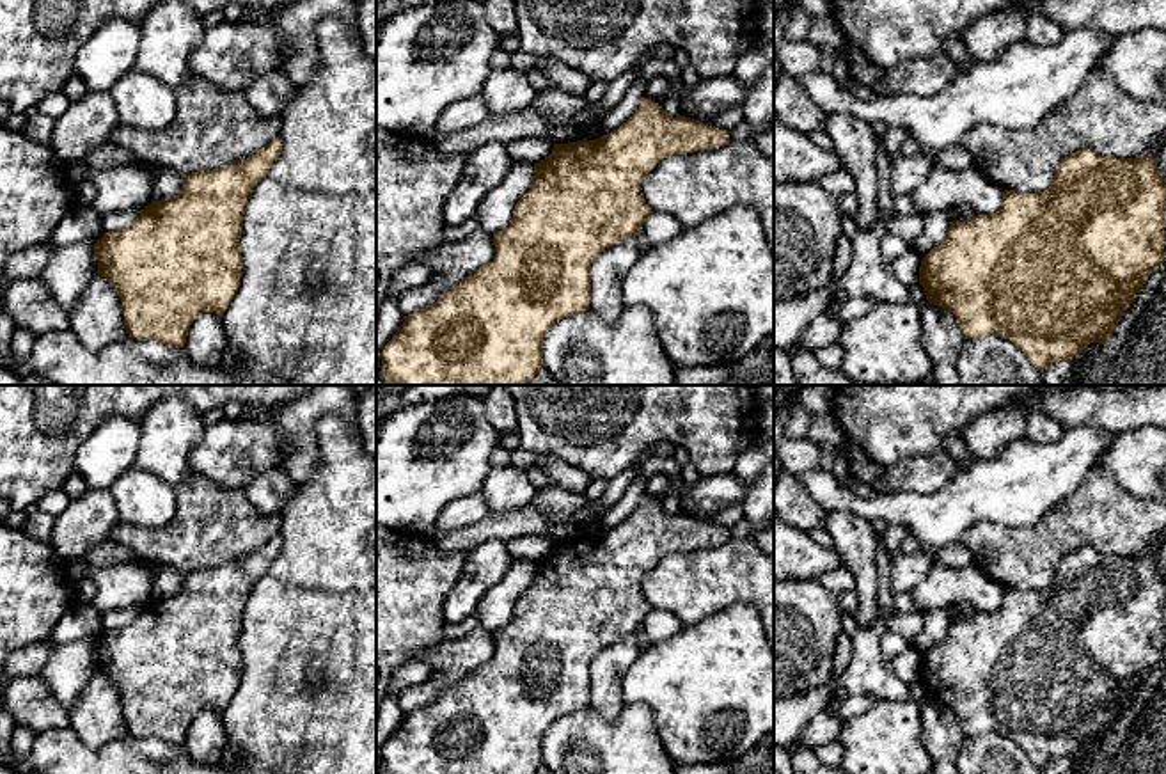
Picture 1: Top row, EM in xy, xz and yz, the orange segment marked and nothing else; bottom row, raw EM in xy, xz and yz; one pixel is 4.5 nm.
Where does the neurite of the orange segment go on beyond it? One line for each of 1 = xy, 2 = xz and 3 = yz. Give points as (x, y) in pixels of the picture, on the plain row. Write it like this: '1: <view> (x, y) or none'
1: none
2: none
3: none

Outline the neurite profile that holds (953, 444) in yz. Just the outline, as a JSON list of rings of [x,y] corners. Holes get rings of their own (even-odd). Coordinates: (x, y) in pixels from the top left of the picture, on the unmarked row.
[[[964,428],[949,431],[941,442],[941,449],[955,462],[958,472],[969,469],[974,463],[962,430]]]

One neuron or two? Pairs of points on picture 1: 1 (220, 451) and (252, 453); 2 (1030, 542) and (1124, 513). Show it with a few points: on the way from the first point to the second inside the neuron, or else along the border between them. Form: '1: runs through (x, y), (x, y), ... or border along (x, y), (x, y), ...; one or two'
1: runs through (228, 451), (245, 451); one
2: runs through (1053, 537), (1074, 521), (1101, 517); one

